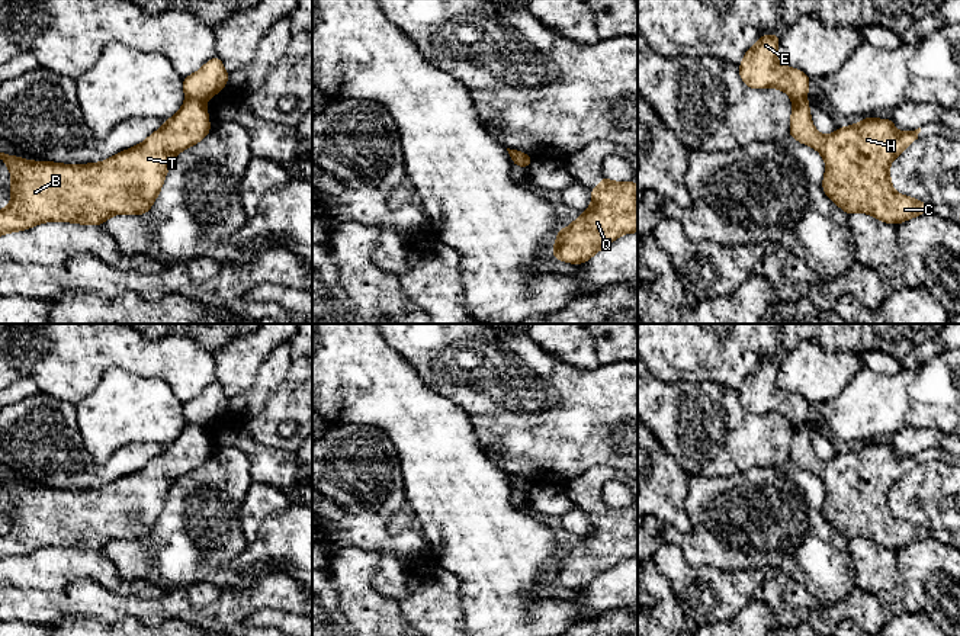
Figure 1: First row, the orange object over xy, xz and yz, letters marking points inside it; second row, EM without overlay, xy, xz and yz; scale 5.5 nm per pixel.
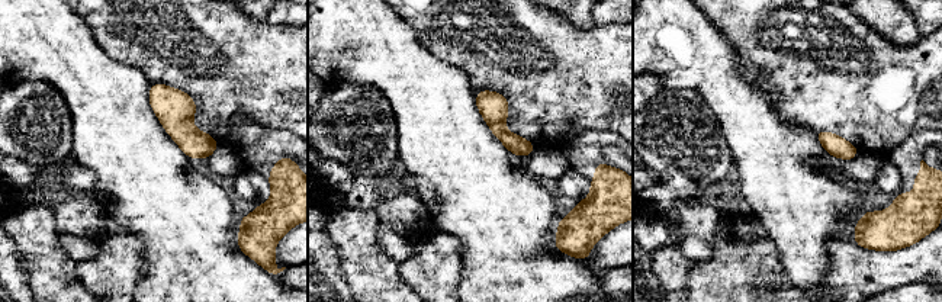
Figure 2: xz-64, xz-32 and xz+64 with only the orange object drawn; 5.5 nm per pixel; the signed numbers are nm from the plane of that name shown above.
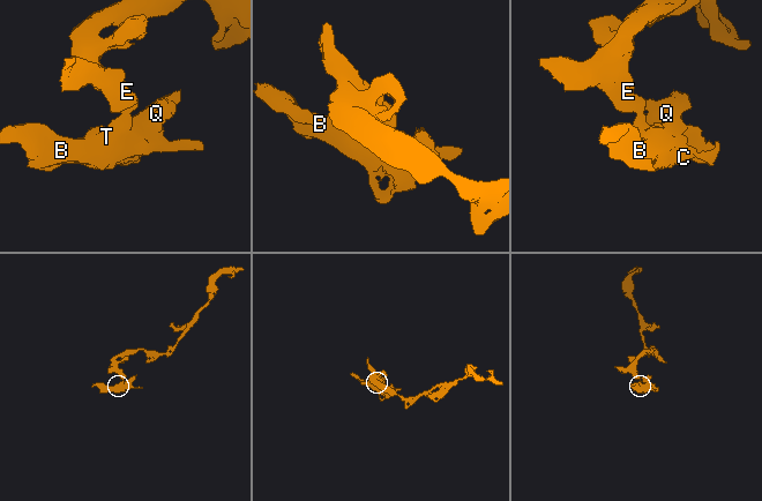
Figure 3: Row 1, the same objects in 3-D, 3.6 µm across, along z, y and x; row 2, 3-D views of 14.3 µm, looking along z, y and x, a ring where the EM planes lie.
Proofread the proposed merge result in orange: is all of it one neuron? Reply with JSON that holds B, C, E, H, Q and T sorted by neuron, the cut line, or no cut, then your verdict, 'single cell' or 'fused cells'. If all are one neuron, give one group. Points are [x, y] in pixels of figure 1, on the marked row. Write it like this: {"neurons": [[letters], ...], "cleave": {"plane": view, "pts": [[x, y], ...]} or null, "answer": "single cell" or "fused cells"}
{"neurons": [["B", "C", "H", "Q", "T"], ["E"]], "cleave": {"plane": "xy", "pts": [[188, 98], [196, 98], [204, 102]]}, "answer": "fused cells"}

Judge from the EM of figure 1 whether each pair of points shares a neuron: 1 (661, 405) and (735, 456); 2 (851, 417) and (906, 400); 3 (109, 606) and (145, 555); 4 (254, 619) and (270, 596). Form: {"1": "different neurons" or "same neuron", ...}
{"1": "same neuron", "2": "same neuron", "3": "different neurons", "4": "different neurons"}

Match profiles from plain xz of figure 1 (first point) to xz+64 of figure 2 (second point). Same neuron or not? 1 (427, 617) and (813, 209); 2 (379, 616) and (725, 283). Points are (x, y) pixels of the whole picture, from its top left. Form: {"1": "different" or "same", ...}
{"1": "different", "2": "different"}

